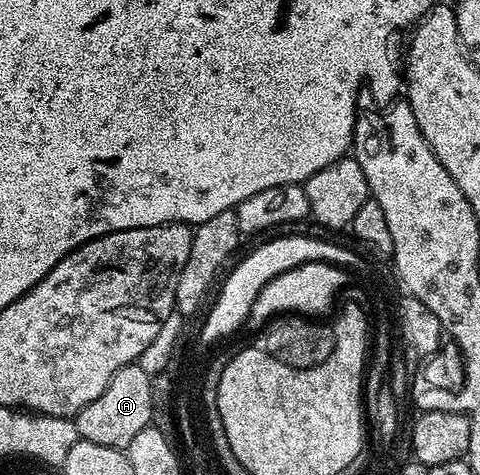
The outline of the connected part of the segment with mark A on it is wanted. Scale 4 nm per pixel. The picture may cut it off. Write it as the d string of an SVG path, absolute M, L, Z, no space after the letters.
M138 363L119 369L114 379L106 383L106 391L102 391L94 403L86 403L86 407L76 413L74 420L80 440L98 443L101 447L127 450L130 439L153 424L152 384L153 378L148 377Z

